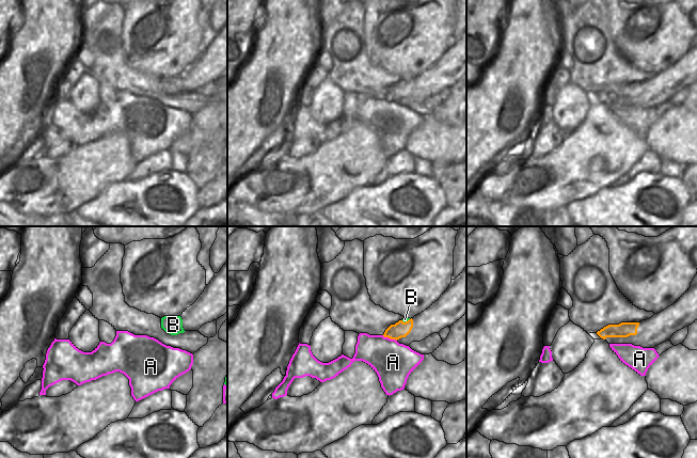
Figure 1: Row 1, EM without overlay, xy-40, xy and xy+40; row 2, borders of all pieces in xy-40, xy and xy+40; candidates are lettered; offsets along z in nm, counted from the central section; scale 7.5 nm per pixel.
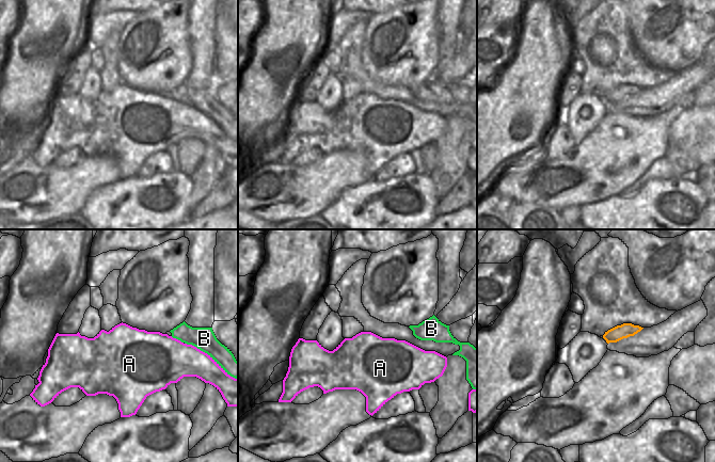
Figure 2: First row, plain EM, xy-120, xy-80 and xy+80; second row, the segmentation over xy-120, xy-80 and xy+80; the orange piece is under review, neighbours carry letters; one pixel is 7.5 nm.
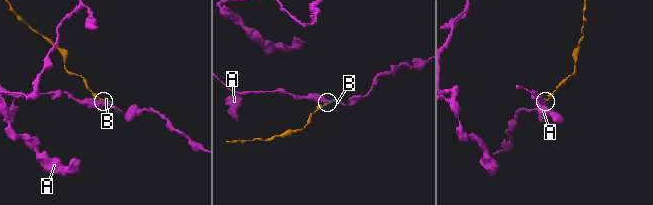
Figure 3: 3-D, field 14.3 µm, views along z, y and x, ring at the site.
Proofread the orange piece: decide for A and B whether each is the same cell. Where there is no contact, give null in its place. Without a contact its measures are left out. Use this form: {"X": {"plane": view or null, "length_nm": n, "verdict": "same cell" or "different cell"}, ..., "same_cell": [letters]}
{"A": {"plane": "xy", "length_nm": 120, "verdict": "different cell"}, "B": {"plane": "xy", "length_nm": 70, "verdict": "same cell"}, "same_cell": ["B"]}

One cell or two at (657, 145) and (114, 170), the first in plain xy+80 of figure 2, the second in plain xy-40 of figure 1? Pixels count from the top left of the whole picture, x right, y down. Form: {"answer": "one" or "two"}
{"answer": "one"}

